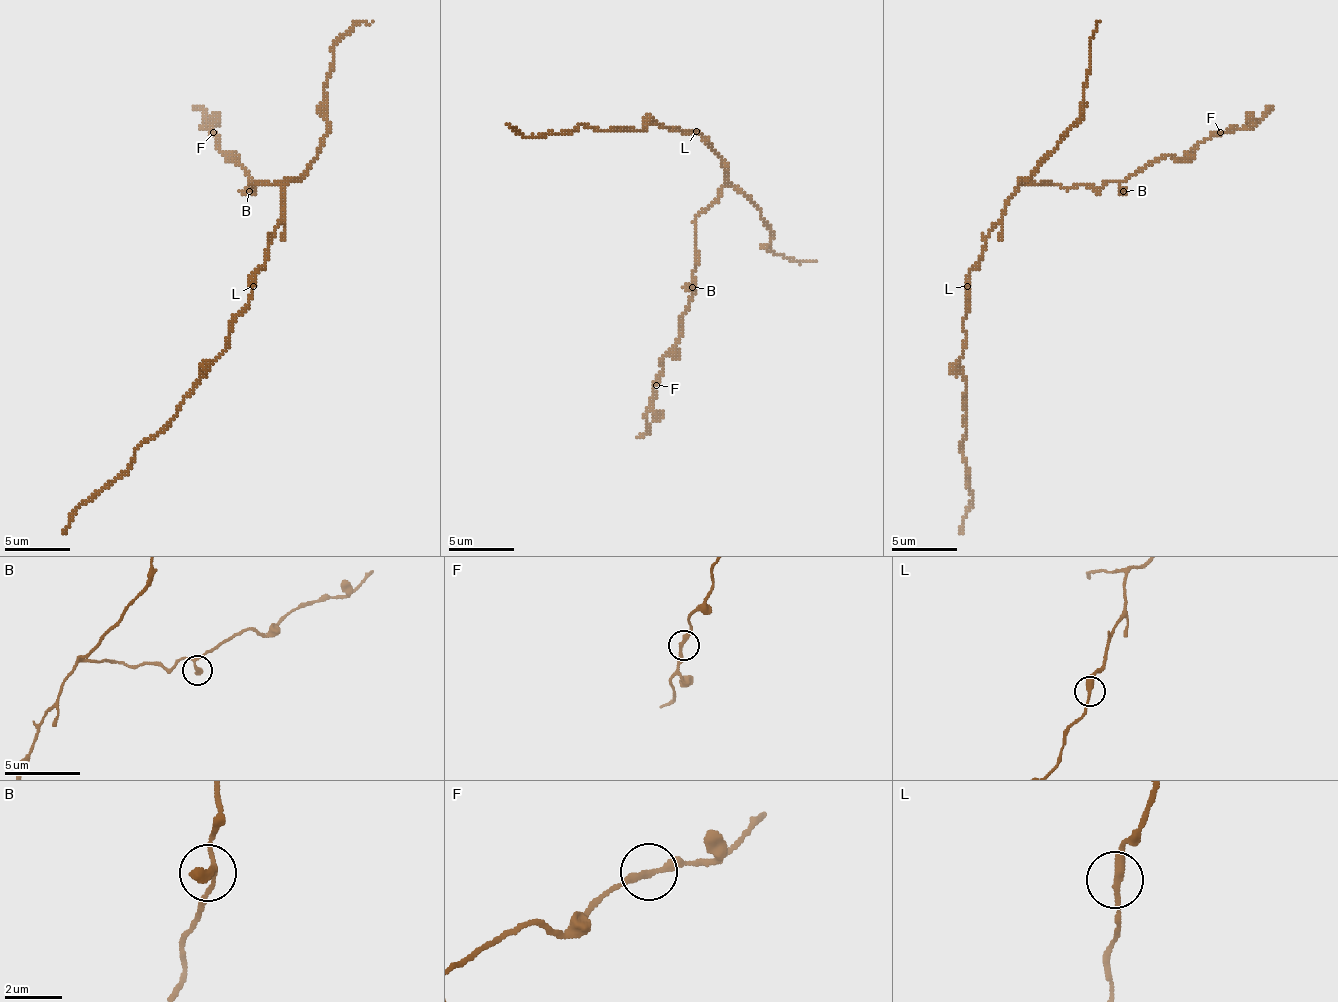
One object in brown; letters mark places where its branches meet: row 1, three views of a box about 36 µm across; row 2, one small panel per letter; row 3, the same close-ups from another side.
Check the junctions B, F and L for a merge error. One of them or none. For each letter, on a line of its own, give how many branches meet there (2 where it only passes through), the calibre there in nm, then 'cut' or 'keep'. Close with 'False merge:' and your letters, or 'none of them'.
B: branches 2; calibre 240 nm; keep
F: branches 2; calibre 240 nm; keep
L: branches 2; calibre 260 nm; keep
False merge: none of them

